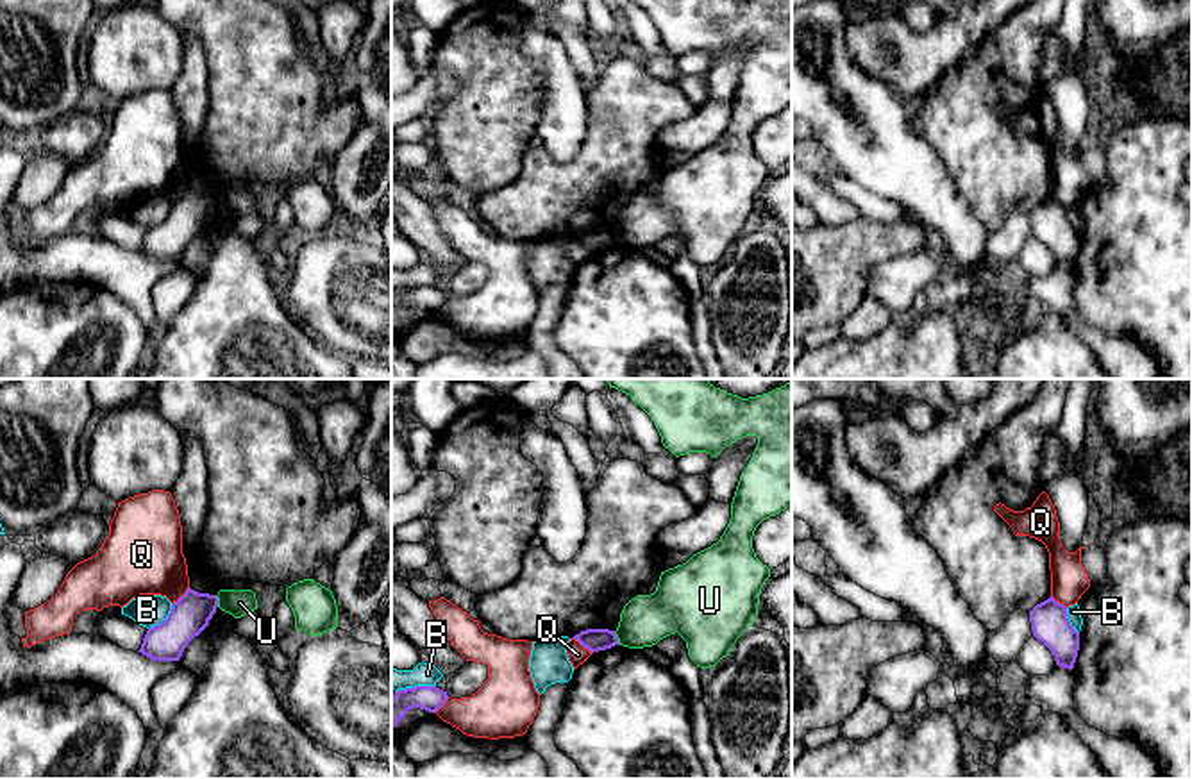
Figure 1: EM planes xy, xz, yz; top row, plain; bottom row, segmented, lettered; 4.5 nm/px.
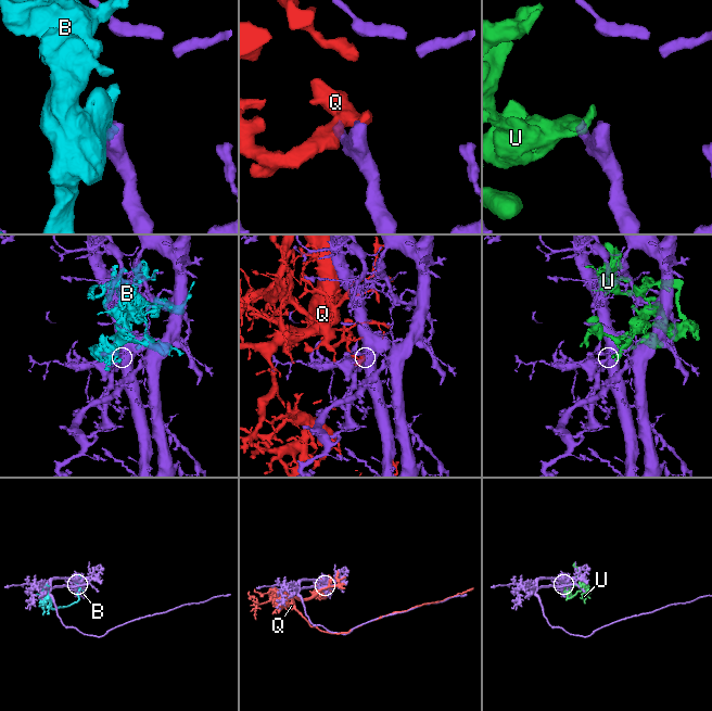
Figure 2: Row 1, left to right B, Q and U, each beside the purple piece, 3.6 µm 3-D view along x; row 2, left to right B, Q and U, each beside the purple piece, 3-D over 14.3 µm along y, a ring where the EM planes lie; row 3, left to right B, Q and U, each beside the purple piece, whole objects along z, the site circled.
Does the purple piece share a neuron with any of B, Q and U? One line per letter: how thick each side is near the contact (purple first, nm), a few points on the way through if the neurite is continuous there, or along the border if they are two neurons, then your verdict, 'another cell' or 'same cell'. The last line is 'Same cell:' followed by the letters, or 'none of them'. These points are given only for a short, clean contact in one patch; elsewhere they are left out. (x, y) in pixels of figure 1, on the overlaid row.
B: 180 nm thick on the purple side, 140 nm on the other; another cell
Q: 100 nm thick on the purple side, 90 nm on the other; another cell
U: 100 nm thick on the purple side, 220 nm on the other; border along xz (613, 631), (619, 644); another cell
Same cell: none of them

